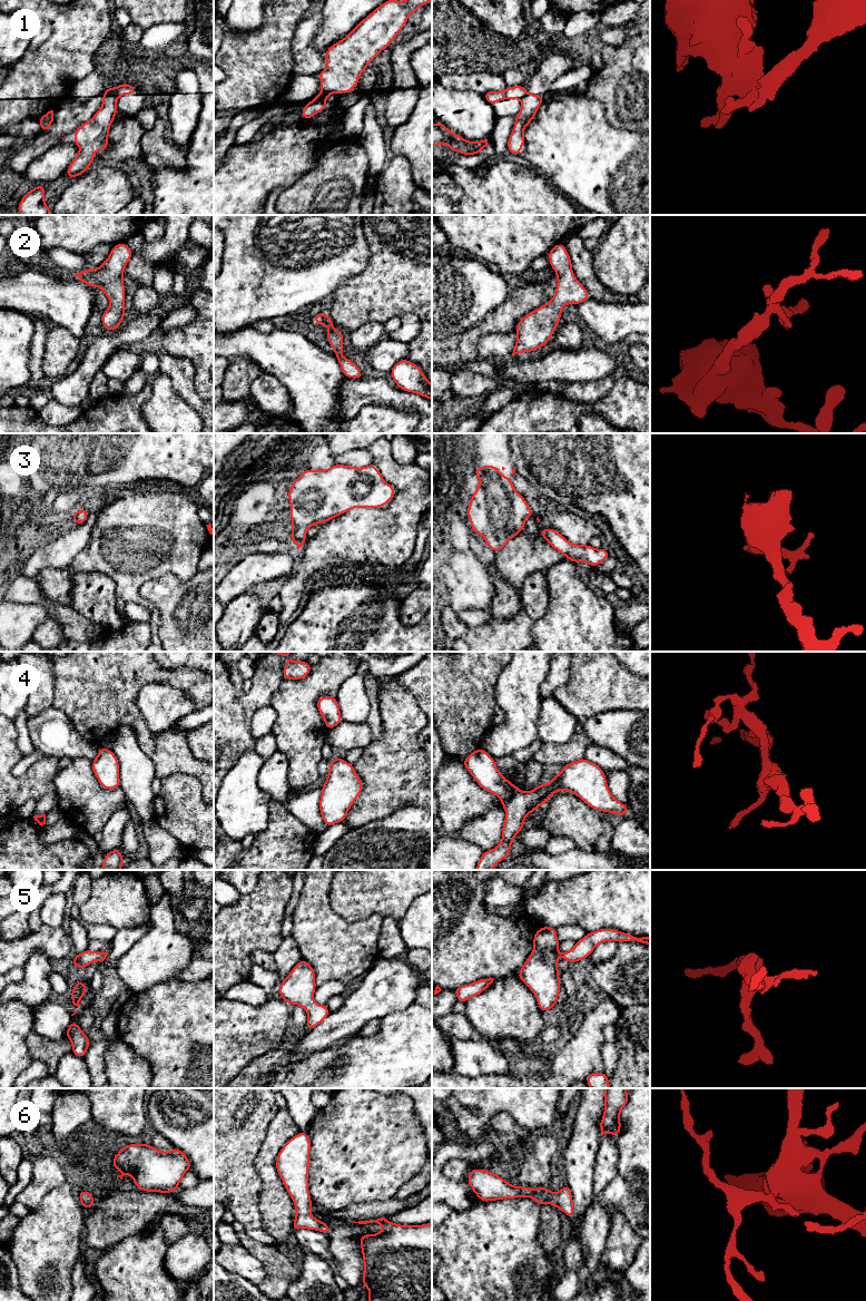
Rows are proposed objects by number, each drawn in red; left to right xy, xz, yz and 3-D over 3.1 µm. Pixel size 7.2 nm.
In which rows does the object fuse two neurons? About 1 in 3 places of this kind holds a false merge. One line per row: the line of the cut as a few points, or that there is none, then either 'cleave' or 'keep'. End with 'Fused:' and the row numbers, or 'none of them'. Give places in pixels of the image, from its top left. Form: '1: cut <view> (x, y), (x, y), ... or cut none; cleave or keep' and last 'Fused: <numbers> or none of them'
1: cut xy (104, 94), (114, 94), (117, 97); cleave
2: cut none; keep
3: cut none; keep
4: cut none; keep
5: cut none; keep
6: cut none; keep
Fused: 1

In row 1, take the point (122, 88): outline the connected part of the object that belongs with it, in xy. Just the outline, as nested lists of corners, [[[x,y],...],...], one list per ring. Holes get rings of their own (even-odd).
[[[120,84],[118,85],[116,88],[110,88],[108,87],[104,95],[116,95],[117,97],[121,96],[121,95],[134,95],[136,94],[137,90],[132,85],[129,84]]]

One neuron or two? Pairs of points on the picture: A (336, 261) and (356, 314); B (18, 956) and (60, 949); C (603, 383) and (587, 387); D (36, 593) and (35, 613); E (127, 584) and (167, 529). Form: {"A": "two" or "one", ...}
{"A": "two", "B": "one", "C": "one", "D": "two", "E": "one"}

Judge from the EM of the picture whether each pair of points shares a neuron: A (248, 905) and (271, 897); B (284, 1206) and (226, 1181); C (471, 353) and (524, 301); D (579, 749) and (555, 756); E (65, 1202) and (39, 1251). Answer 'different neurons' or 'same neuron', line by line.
A: same neuron
B: different neurons
C: same neuron
D: same neuron
E: same neuron

